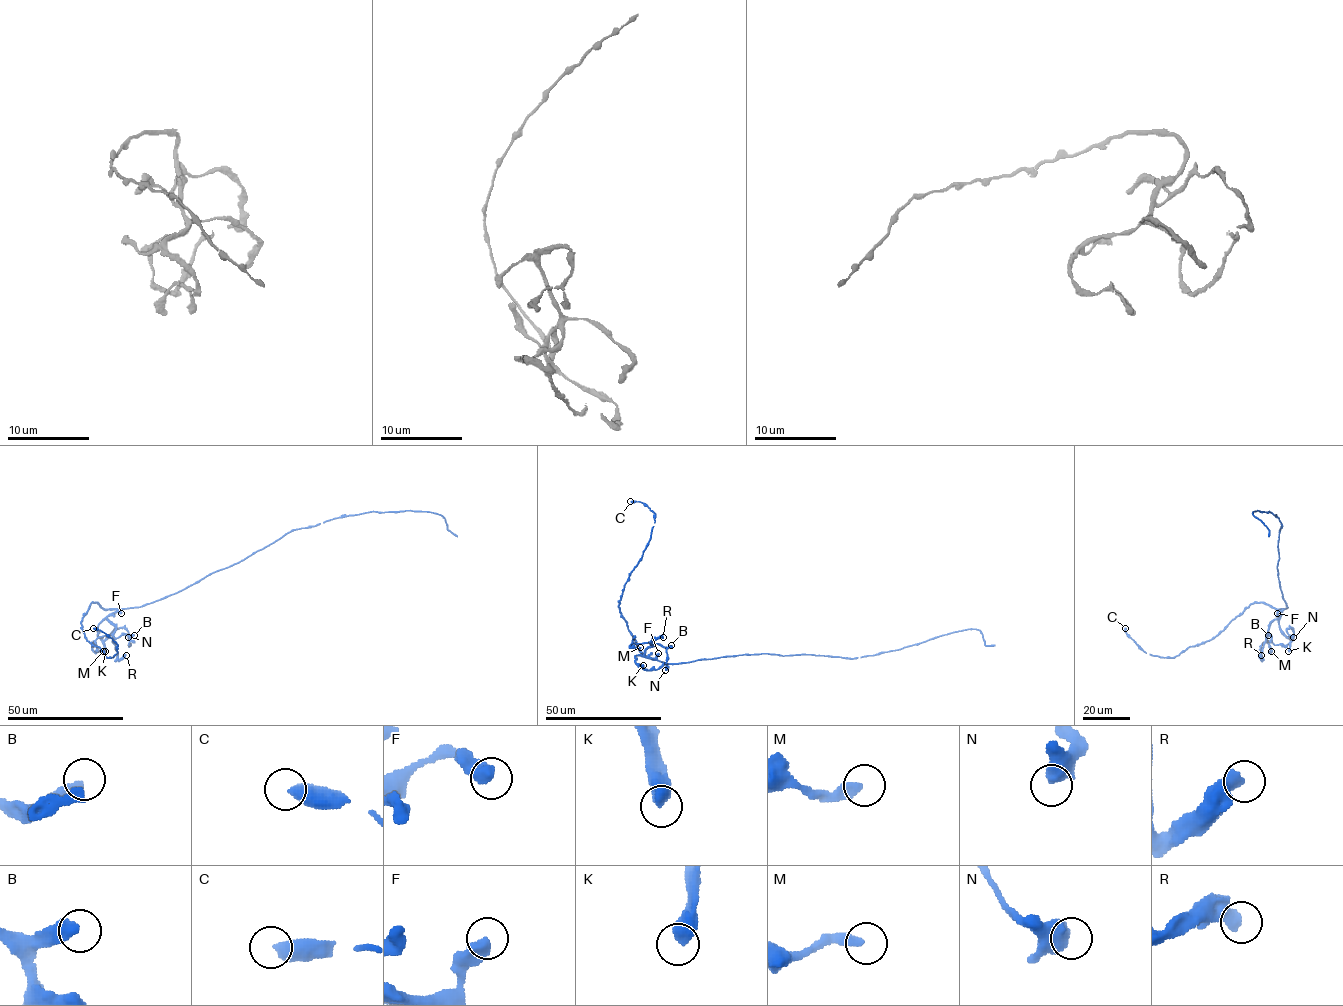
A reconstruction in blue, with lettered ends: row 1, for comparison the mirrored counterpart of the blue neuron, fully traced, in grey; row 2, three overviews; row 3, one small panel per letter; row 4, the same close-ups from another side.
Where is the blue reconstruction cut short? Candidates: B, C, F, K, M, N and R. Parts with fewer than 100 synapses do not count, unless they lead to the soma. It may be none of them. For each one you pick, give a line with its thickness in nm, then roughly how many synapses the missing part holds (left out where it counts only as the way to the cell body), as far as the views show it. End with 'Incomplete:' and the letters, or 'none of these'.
Incomplete: none of these

